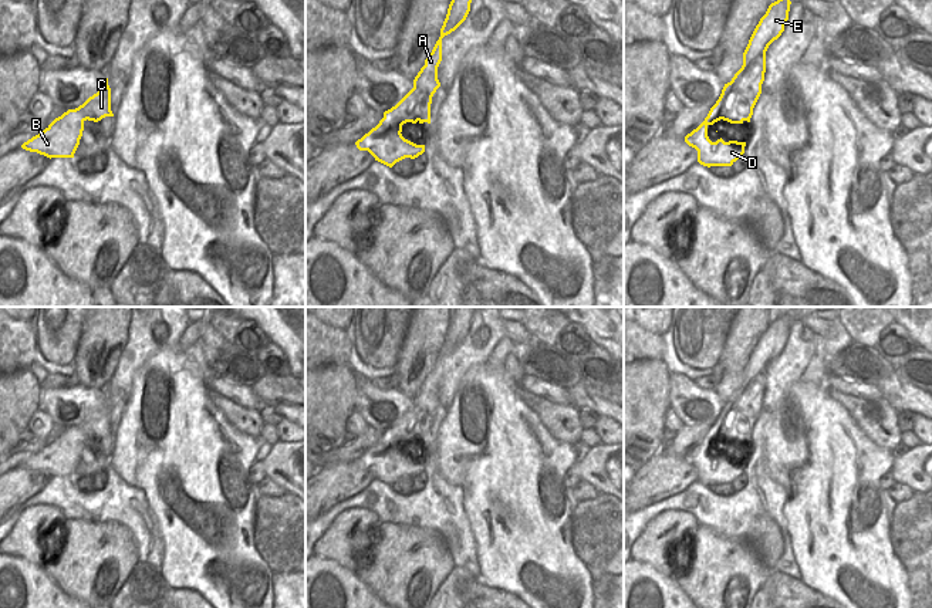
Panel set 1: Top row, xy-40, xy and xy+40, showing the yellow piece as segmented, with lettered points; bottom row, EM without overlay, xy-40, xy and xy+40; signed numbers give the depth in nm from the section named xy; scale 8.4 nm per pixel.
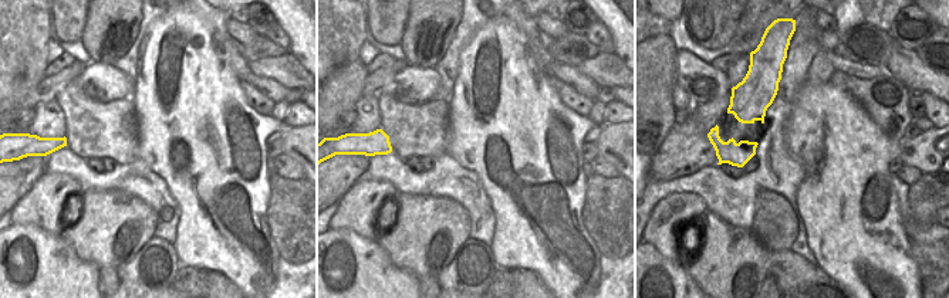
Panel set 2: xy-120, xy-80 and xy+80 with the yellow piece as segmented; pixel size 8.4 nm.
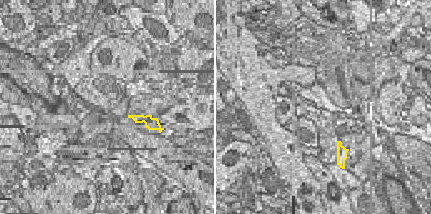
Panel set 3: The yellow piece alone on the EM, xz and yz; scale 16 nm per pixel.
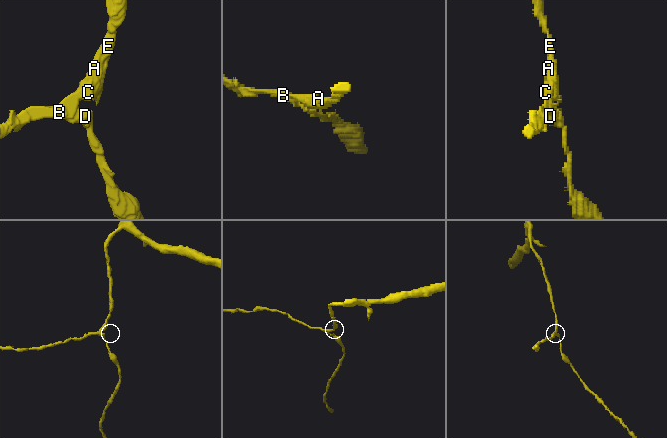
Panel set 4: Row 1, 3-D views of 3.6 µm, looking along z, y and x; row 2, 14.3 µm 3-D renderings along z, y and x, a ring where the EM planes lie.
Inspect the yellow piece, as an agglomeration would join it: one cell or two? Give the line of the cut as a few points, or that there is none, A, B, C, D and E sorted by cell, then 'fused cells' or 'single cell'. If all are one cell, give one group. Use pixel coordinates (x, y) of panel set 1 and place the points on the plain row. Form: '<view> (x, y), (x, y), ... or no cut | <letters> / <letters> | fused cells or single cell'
no cut | A B C D E | single cell

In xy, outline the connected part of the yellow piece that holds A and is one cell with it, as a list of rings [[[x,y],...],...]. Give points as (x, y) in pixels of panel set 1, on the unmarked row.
[[[457,307],[440,347],[440,355],[413,398],[413,406],[391,428],[384,430],[379,442],[355,460],[359,469],[368,469],[375,479],[392,486],[396,480],[415,477],[425,470],[425,463],[416,463],[402,455],[402,443],[430,442],[432,415],[440,405],[438,385],[442,379],[442,357],[455,349],[467,335],[475,310]]]

